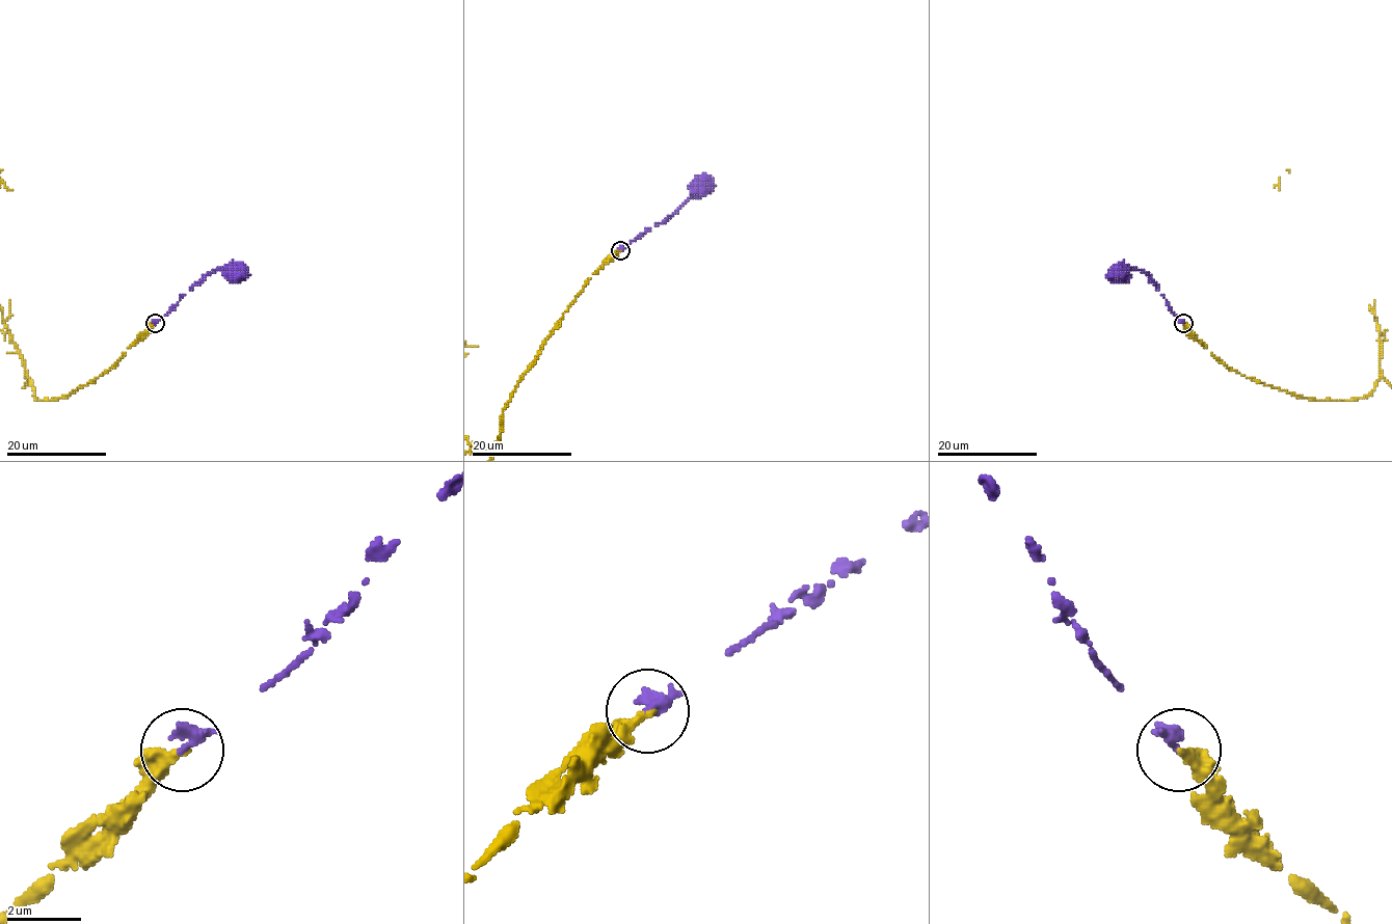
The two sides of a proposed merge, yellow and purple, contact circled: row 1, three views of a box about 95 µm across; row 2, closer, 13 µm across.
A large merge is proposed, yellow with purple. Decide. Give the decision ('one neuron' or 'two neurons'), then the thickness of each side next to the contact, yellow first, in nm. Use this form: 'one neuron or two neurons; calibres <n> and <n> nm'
one neuron; calibres 280 and 380 nm

